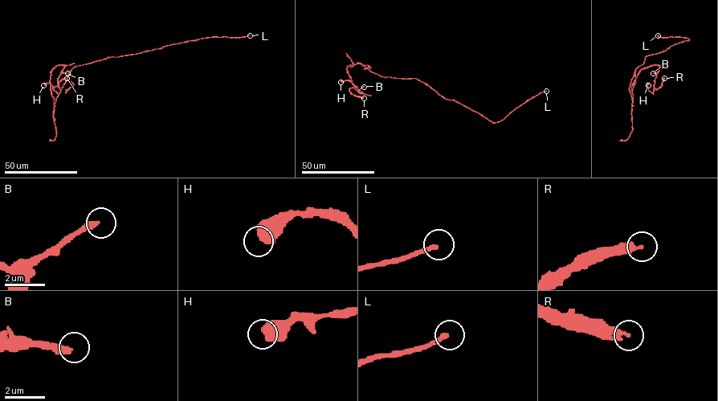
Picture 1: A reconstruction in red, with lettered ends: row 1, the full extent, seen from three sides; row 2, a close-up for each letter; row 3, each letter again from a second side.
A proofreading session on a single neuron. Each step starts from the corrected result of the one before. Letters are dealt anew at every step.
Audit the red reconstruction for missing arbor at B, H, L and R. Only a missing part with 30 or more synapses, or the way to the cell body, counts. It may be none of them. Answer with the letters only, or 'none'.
B, L

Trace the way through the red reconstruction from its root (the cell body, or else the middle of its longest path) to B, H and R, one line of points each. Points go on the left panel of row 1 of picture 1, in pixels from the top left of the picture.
B: (95, 61), (75, 66), (71, 70), (55, 103), (50, 86), (50, 71), (63, 65), (62, 71), (67, 73)
H: (95, 61), (71, 70), (55, 103), (50, 71), (63, 65), (58, 79), (60, 92), (50, 83), (43, 85)
R: (95, 61), (71, 70), (55, 103), (50, 71), (59, 65), (64, 66), (58, 84), (52, 88), (67, 78)

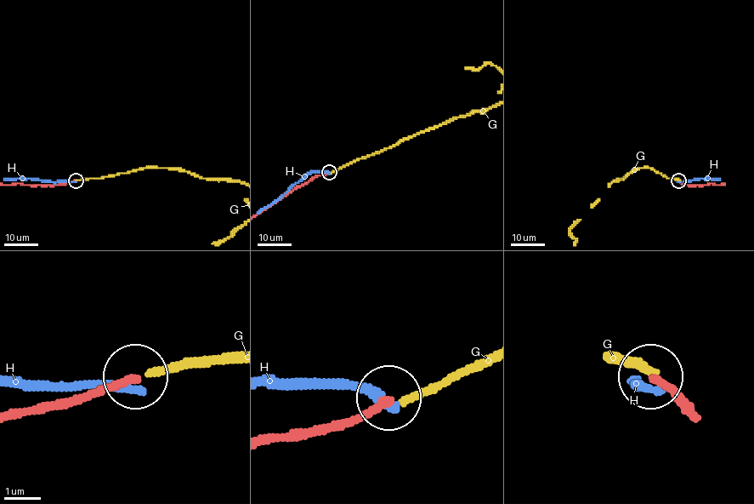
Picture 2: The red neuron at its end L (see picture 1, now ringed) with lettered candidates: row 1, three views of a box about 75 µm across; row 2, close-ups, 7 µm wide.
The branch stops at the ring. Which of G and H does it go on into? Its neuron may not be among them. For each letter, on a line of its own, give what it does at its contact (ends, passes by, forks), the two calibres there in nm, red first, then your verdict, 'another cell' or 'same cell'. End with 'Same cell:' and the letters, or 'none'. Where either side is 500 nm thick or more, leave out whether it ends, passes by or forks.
G: it ends; calibres 220 and 190 nm; another cell
H: it ends; calibres 240 and 260 nm; another cell
Same cell: none

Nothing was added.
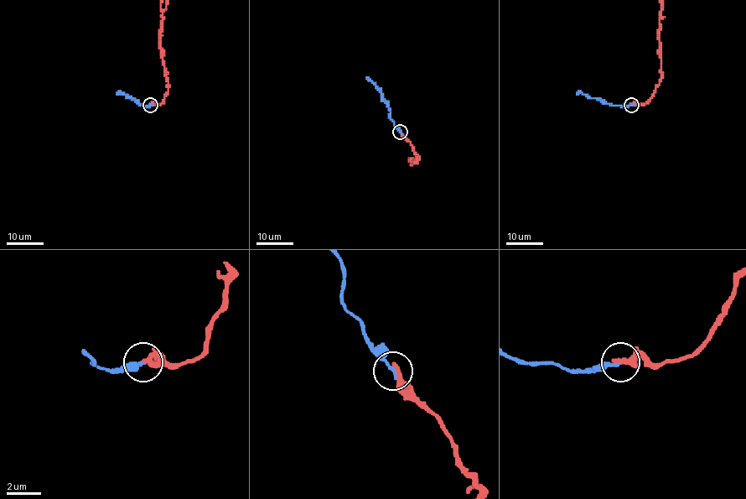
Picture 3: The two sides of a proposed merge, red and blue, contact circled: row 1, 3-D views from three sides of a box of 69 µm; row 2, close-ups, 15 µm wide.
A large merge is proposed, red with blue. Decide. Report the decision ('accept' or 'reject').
reject

